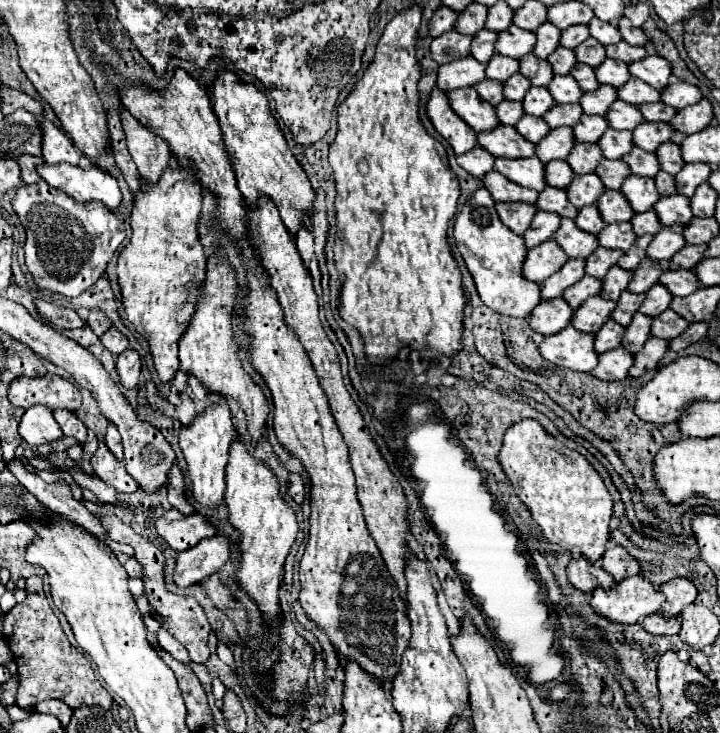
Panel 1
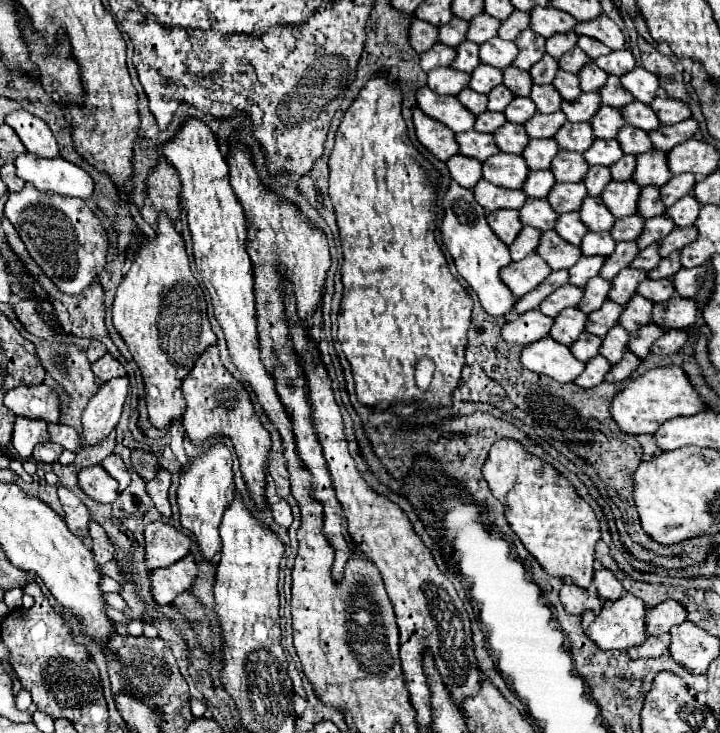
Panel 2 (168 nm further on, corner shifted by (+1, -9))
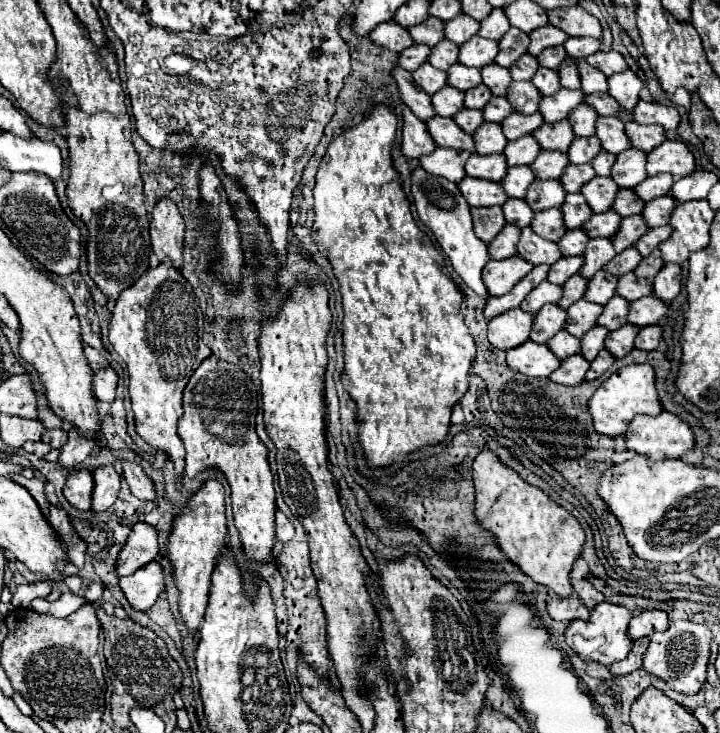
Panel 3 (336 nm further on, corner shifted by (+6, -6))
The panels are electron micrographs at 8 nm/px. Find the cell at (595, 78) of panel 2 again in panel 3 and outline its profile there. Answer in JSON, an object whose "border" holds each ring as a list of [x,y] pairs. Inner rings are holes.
{"border":[[[566,58],[564,64],[560,64],[558,76],[560,76],[560,86],[562,88],[570,88],[570,90],[578,90],[580,88],[578,68],[576,68],[576,64],[570,58]]]}

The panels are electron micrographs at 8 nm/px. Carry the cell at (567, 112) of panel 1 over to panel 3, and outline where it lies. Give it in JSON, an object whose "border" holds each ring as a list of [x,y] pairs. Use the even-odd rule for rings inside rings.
{"border":[[[514,112],[512,116],[508,116],[508,120],[502,120],[502,132],[508,140],[516,140],[520,136],[526,136],[526,134],[532,134],[540,124],[544,124],[544,118],[540,112],[536,114],[518,114]]]}

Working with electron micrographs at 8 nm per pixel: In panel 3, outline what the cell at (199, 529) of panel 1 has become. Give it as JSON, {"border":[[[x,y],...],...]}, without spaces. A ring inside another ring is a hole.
{"border":[[[136,522],[132,526],[126,544],[122,546],[116,560],[116,574],[130,576],[138,568],[146,566],[158,556],[158,536],[156,530],[144,522]]]}

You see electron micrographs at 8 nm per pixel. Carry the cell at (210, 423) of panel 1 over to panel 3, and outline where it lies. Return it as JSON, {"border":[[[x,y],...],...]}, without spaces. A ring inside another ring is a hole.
{"border":[[[208,480],[202,490],[192,496],[188,508],[172,526],[168,538],[168,558],[174,572],[174,584],[180,592],[178,612],[190,634],[200,630],[204,620],[204,610],[208,604],[210,592],[210,576],[216,568],[216,560],[226,546],[226,516],[224,516],[224,488],[216,480]]]}

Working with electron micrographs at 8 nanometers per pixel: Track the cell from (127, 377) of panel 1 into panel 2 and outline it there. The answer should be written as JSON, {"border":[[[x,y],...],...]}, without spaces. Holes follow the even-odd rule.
{"border":[[[129,375],[115,377],[103,383],[97,395],[83,411],[83,443],[95,445],[107,437],[119,423],[125,399],[129,395]]]}

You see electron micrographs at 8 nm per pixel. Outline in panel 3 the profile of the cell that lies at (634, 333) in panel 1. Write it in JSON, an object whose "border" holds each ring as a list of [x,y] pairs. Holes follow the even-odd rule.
{"border":[[[596,326],[596,328],[588,330],[588,334],[580,338],[580,344],[582,344],[580,354],[582,354],[588,362],[592,362],[592,360],[596,358],[596,354],[604,348],[604,338],[606,338],[606,336],[608,336],[608,330],[606,330],[606,328]]]}

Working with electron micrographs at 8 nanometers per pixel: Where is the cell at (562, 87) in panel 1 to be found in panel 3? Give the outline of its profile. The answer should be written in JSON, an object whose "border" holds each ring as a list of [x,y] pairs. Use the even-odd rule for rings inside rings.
{"border":[[[514,82],[506,92],[506,100],[512,102],[512,108],[520,114],[536,112],[540,98],[540,92],[530,82]]]}

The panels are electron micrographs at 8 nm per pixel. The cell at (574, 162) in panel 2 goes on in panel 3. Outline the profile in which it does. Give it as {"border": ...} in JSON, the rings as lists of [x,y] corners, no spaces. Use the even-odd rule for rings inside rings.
{"border":[[[542,150],[540,156],[536,156],[534,164],[528,166],[538,180],[558,180],[562,176],[562,170],[568,166],[568,156],[564,152]]]}

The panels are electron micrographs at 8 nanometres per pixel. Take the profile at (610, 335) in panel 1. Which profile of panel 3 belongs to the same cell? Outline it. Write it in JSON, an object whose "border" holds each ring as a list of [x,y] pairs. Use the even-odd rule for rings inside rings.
{"border":[[[560,330],[556,336],[552,336],[552,340],[548,340],[546,346],[552,348],[552,352],[560,356],[560,360],[580,352],[580,340],[576,336],[570,336],[566,330]]]}

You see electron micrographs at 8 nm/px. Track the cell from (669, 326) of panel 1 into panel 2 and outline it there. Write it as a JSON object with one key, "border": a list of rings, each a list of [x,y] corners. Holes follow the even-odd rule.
{"border":[[[649,323],[649,325],[641,327],[637,333],[631,335],[631,339],[629,339],[629,351],[633,351],[639,359],[645,359],[651,353],[653,343],[661,335],[665,335],[665,329],[663,327],[657,327],[655,323]]]}

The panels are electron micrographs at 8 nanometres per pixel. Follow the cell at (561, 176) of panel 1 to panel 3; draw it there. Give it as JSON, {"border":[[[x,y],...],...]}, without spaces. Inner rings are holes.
{"border":[[[514,166],[514,168],[508,168],[504,182],[500,182],[500,184],[504,186],[504,192],[510,198],[524,198],[526,190],[532,182],[534,182],[534,174],[528,166]]]}

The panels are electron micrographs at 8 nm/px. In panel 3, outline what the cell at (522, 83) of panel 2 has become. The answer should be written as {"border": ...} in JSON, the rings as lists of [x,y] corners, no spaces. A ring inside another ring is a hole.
{"border":[[[488,64],[482,68],[482,84],[488,86],[492,96],[506,96],[506,88],[512,82],[510,70],[498,64]]]}

